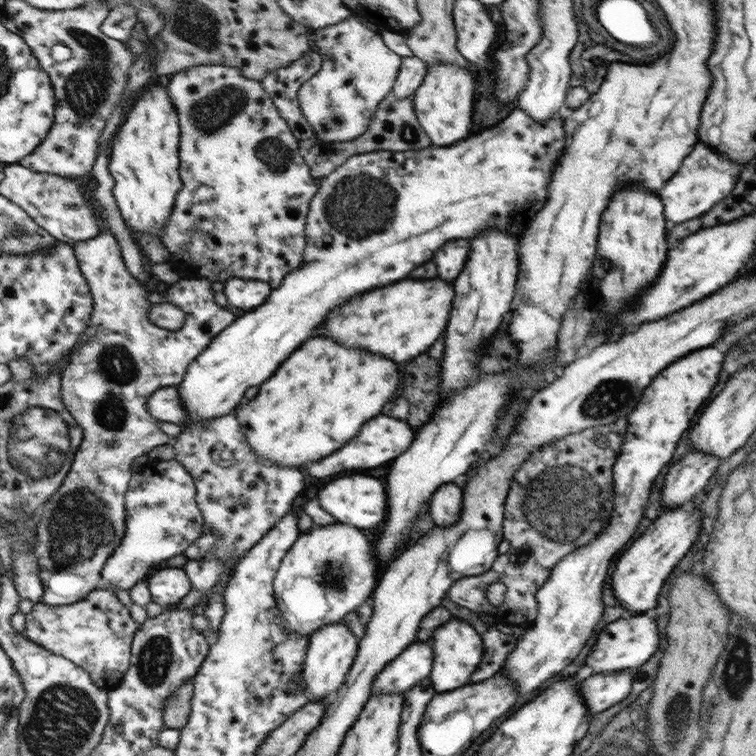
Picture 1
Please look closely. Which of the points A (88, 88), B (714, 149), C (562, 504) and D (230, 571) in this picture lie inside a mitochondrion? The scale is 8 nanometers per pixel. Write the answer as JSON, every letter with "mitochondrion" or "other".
{"A":"mitochondrion","B":"other","C":"mitochondrion","D":"other"}

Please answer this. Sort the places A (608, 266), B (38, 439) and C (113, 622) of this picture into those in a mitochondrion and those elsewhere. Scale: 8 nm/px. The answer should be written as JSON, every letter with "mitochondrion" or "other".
{"A":"other","B":"mitochondrion","C":"other"}

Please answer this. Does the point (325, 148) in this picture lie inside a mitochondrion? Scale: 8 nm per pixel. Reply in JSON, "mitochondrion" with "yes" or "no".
{"mitochondrion":"no"}

